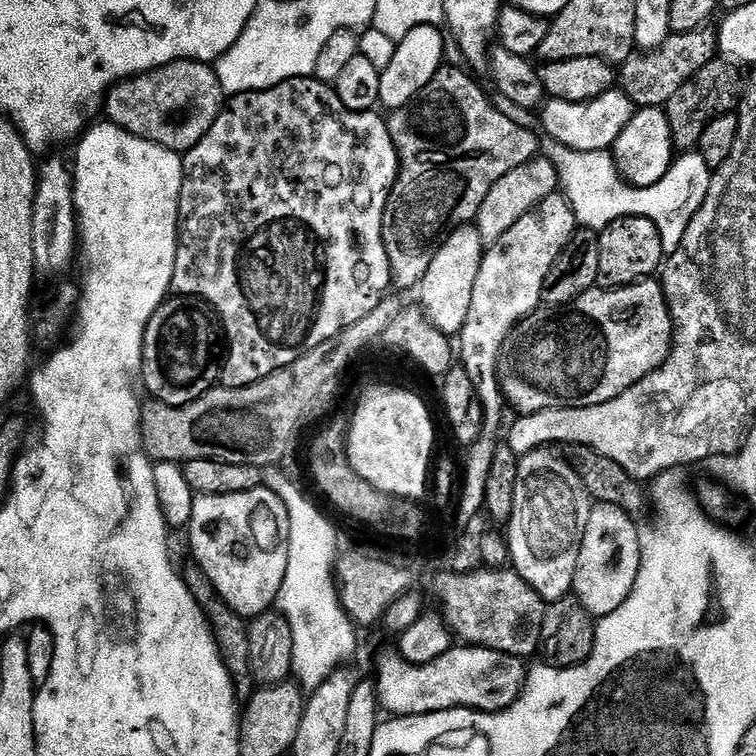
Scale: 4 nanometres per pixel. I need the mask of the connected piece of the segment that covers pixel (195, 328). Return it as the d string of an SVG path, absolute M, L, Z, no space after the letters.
M169 298L150 318L144 335L142 381L153 401L186 406L213 388L212 351L222 341L222 325L216 312L192 298Z

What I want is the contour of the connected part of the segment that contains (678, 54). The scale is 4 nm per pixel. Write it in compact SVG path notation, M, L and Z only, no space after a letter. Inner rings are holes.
M708 31L671 33L661 47L634 52L619 69L621 91L633 97L633 103L639 107L661 107L668 103L690 77L715 59L718 38Z

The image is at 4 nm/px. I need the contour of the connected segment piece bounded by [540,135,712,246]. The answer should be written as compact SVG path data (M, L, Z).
M547 135L540 140L540 152L556 167L559 191L567 196L577 225L603 230L626 216L644 216L657 227L664 244L668 246L682 242L694 214L700 209L710 190L712 181L712 172L696 150L677 155L665 177L649 188L636 188L629 184L621 176L608 152L579 152L562 146L562 142Z

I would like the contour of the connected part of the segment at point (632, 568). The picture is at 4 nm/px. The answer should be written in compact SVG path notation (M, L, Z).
M593 503L590 522L578 550L578 564L574 570L572 592L574 599L589 616L599 618L614 614L626 600L638 576L640 565L640 528L626 510L609 504Z

